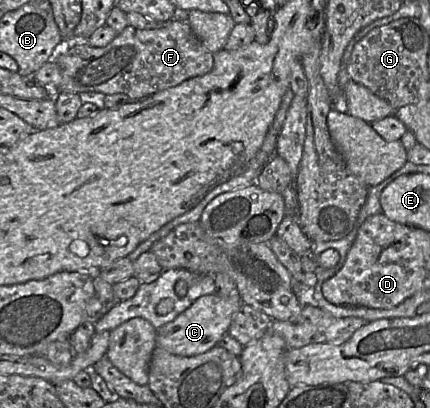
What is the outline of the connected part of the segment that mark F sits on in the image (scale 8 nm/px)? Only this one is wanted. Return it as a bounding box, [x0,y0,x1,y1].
[51,20,214,100]

